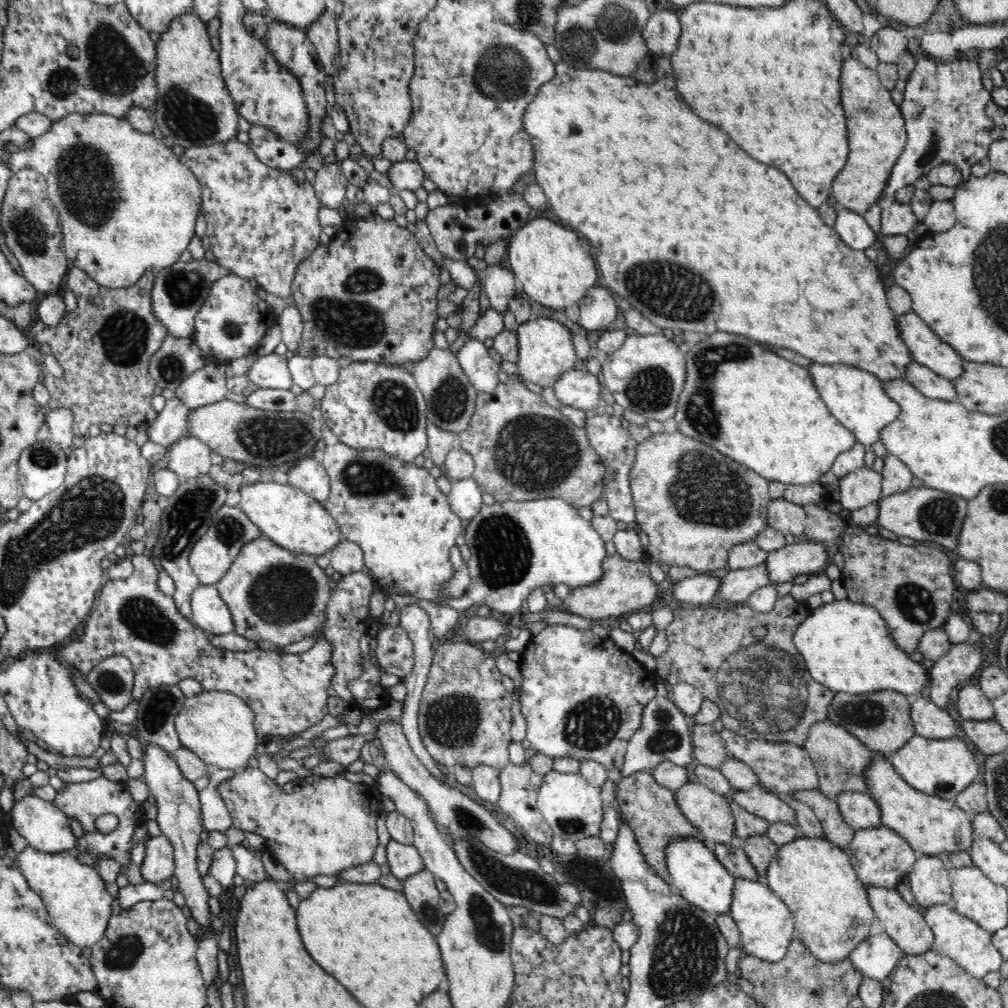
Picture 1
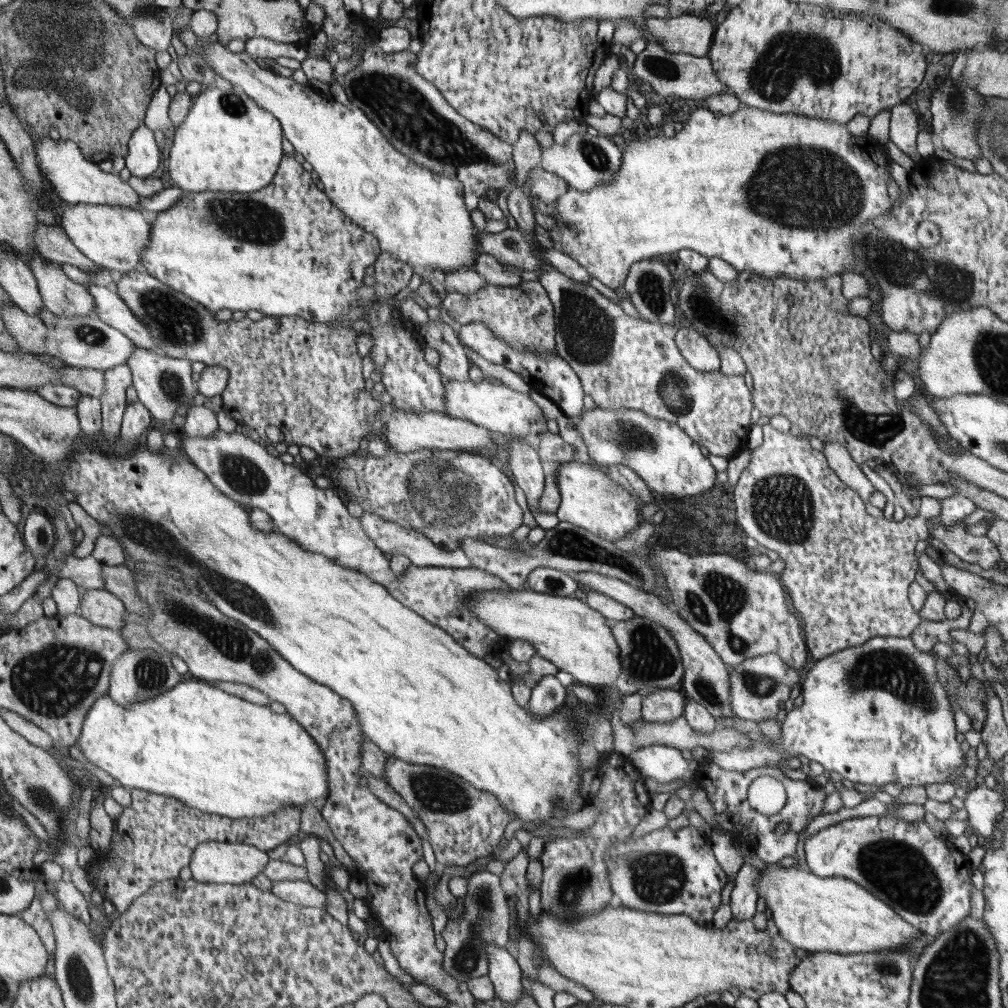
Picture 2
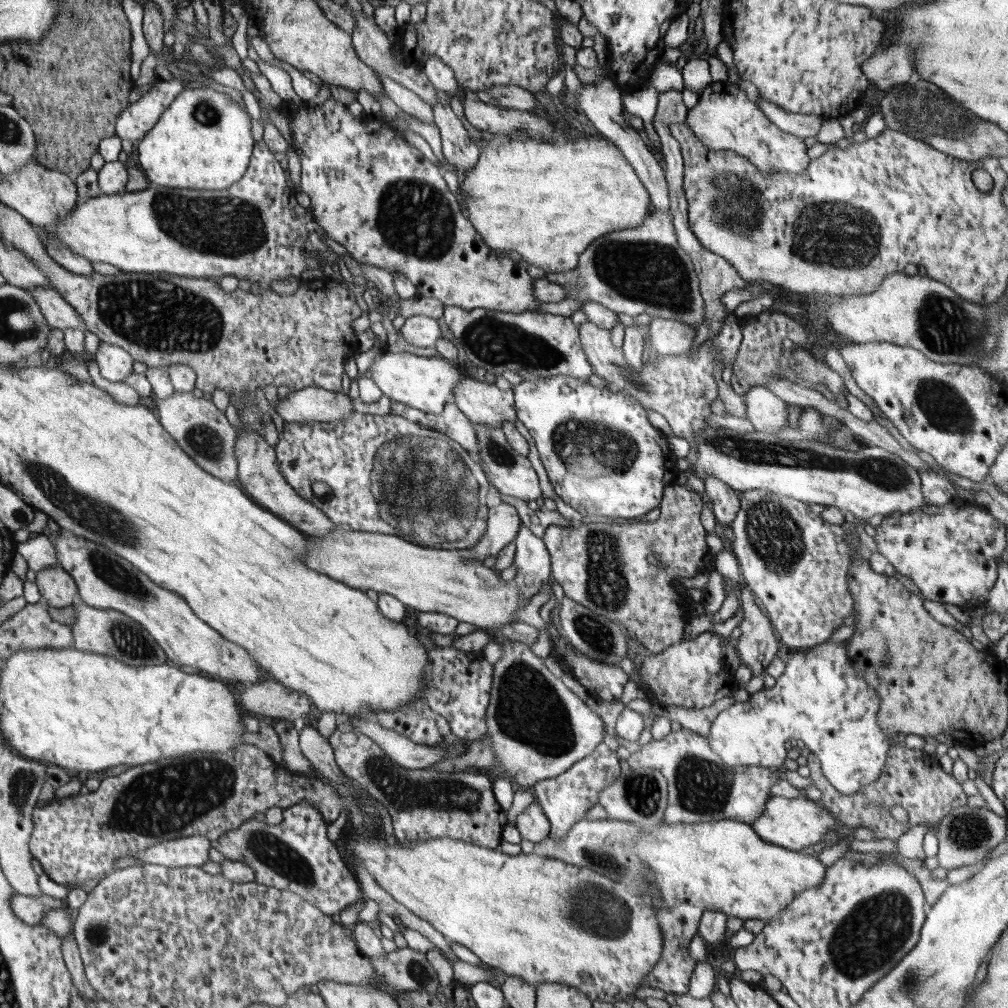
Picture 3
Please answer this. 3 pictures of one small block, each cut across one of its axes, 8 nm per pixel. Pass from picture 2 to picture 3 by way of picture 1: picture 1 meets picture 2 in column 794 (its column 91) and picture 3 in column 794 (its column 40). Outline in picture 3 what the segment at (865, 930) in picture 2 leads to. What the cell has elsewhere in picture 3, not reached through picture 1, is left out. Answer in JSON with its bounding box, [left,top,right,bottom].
[625,820,827,996]

